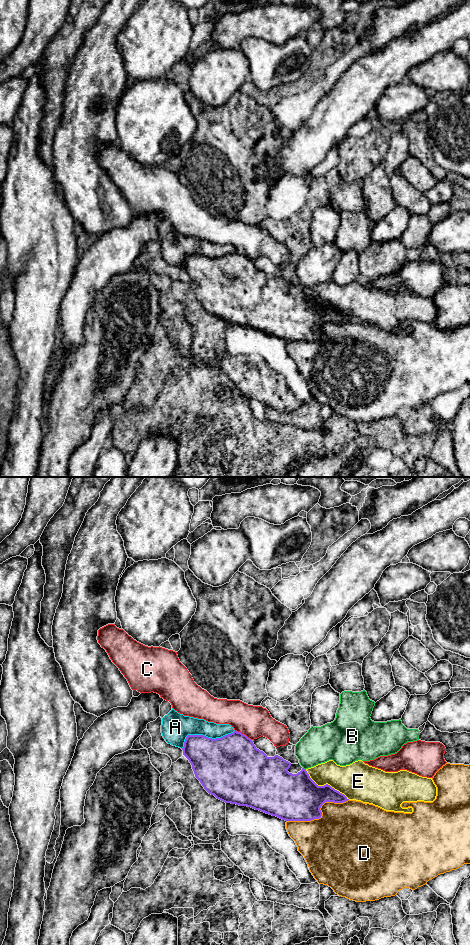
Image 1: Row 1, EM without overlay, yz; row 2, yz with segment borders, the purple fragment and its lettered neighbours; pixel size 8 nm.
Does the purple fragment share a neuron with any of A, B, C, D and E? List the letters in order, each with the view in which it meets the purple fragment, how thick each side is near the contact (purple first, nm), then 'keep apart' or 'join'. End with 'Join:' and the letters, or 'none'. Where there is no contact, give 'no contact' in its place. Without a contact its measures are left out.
A: meets purple in yz; 400 nm thick on the purple side, 220 nm on the other; join
B: meets purple in yz; 380 nm thick on the purple side, 280 nm on the other; keep apart
C: meets purple in yz; 460 nm thick on the purple side, 260 nm on the other; keep apart
D: meets purple in yz; 380 nm thick on the purple side, 480 nm on the other; keep apart
E: meets purple in yz; 360 nm thick on the purple side, 300 nm on the other; keep apart
Join: A

